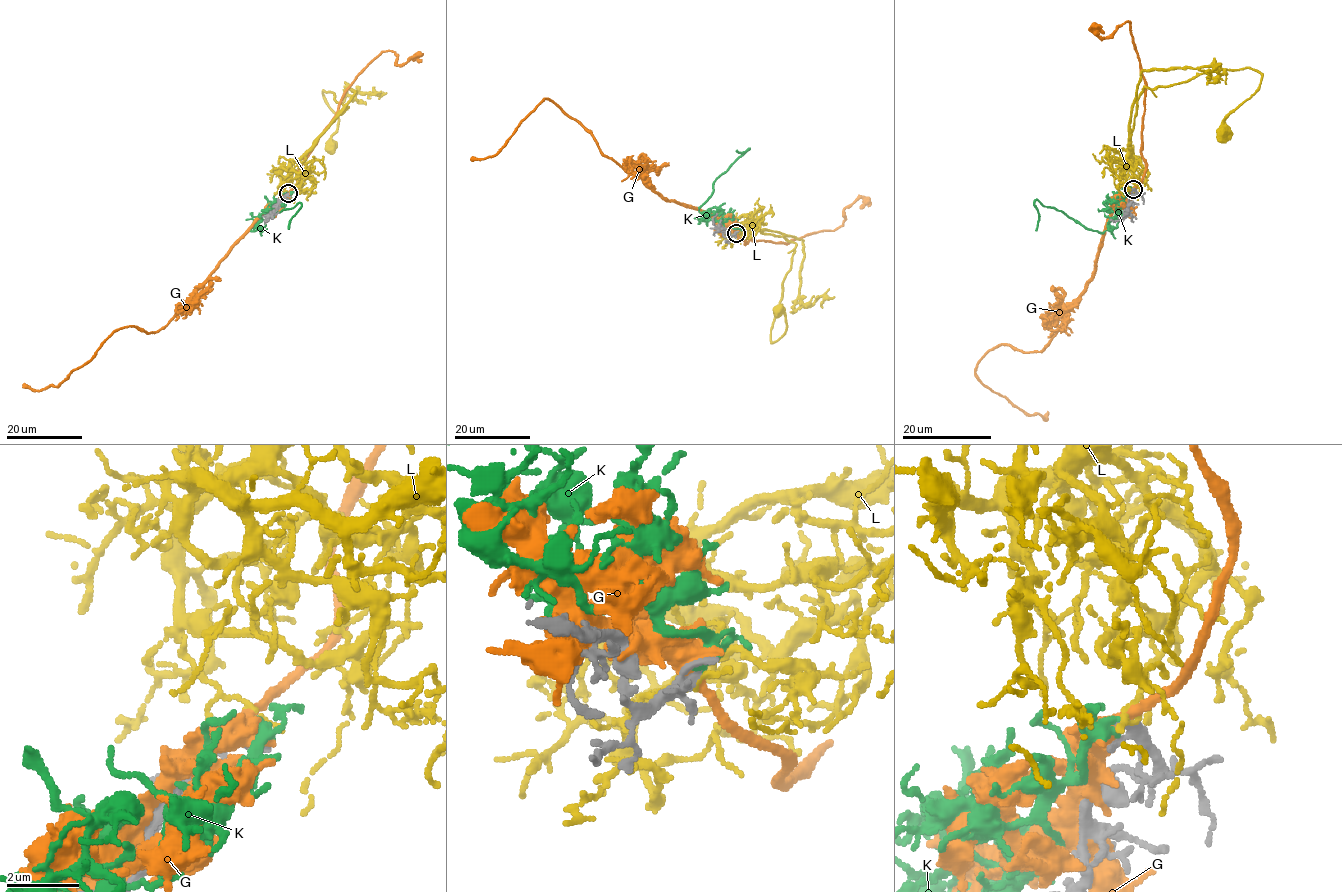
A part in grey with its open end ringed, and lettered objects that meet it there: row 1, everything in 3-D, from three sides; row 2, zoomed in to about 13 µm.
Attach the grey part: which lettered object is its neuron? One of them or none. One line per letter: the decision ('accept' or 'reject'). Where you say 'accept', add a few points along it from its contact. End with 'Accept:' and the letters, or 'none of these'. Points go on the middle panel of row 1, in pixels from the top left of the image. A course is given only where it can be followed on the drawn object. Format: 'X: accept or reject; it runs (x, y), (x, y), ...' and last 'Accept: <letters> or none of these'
G: reject
K: accept; it runs (735, 233), (736, 229), (725, 226), (698, 208), (711, 195), (713, 183), (750, 149), (739, 152), (736, 149)
L: reject
Accept: K

